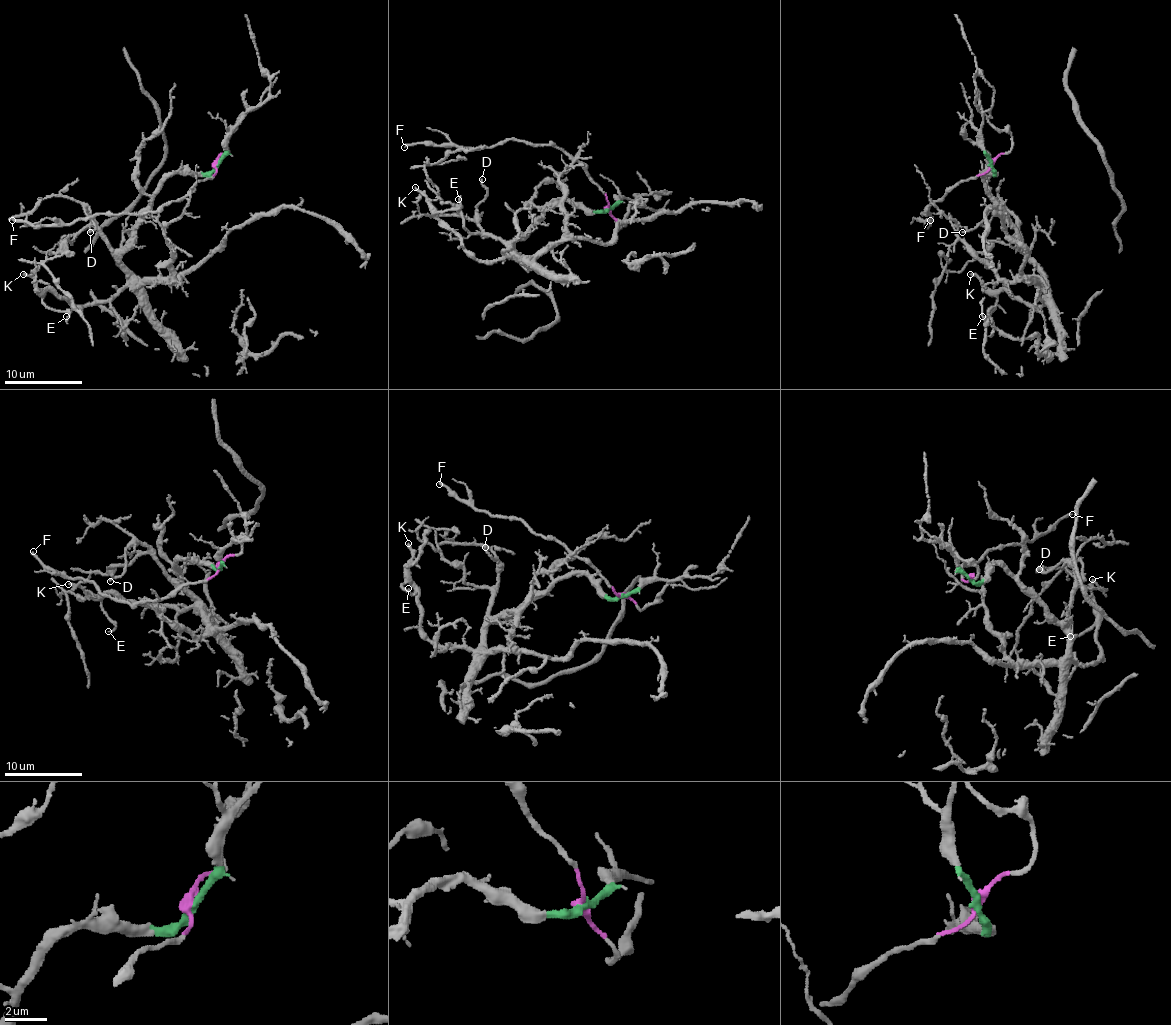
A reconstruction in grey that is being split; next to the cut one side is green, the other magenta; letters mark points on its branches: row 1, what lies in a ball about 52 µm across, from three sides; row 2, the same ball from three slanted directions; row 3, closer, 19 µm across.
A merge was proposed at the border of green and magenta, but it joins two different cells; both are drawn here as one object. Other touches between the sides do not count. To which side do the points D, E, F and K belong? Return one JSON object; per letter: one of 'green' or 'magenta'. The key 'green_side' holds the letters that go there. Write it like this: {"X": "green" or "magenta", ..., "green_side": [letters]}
{"D": "green", "E": "green", "F": "magenta", "K": "green", "green_side": ["D", "E", "K"]}

